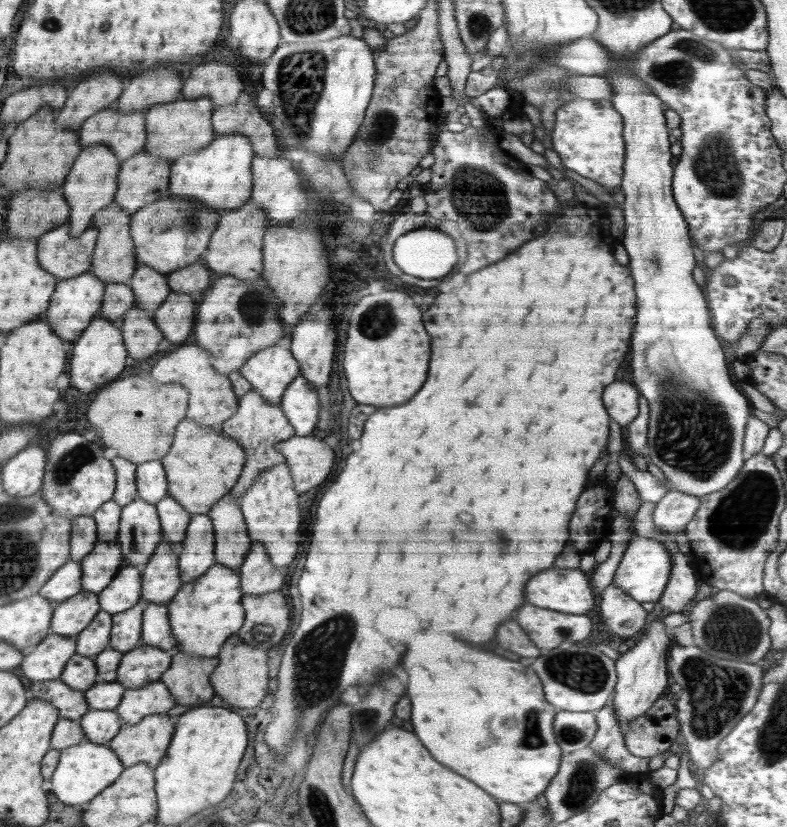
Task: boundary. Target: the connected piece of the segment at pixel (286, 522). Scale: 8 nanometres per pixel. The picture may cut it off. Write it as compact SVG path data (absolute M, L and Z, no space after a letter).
M286 462L272 465L258 473L258 477L254 477L254 483L238 498L250 539L264 545L274 567L289 566L298 552L298 540L302 540L299 532L302 516L298 500L300 496L296 493L294 479Z

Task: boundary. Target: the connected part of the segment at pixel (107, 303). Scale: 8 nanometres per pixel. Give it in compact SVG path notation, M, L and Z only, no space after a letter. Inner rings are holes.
M112 282L105 284L104 303L100 312L112 322L119 323L126 311L134 307L134 291L129 284Z

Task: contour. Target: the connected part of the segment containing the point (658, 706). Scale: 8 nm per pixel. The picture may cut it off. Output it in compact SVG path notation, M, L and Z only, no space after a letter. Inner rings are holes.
M658 697L642 716L628 722L623 737L632 755L651 759L670 749L679 730L675 704Z

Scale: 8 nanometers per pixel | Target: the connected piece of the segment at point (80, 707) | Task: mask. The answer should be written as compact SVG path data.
M59 679L33 682L30 694L34 699L50 701L58 707L61 717L80 719L90 708L86 702L84 691L72 689Z

